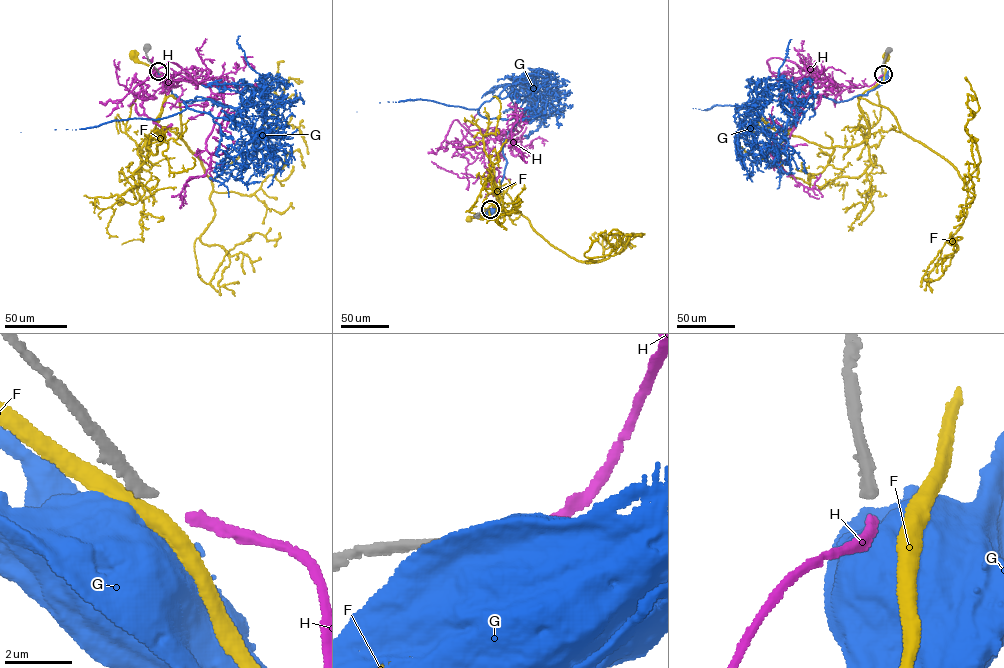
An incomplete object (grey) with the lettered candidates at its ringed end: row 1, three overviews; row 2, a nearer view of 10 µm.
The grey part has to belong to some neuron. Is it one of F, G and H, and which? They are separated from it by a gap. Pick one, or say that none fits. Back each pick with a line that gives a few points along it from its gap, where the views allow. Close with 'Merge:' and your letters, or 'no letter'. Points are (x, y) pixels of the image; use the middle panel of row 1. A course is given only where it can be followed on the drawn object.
H: course (490, 209), (496, 186), (486, 142), (518, 132), (513, 127), (517, 115), (511, 132), (521, 158)
Merge: H

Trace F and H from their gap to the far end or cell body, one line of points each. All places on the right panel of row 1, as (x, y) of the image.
F: (884, 74), (885, 56)
H: (882, 74), (873, 84), (857, 88), (805, 76), (811, 91), (796, 126), (773, 161), (808, 188), (820, 174)

